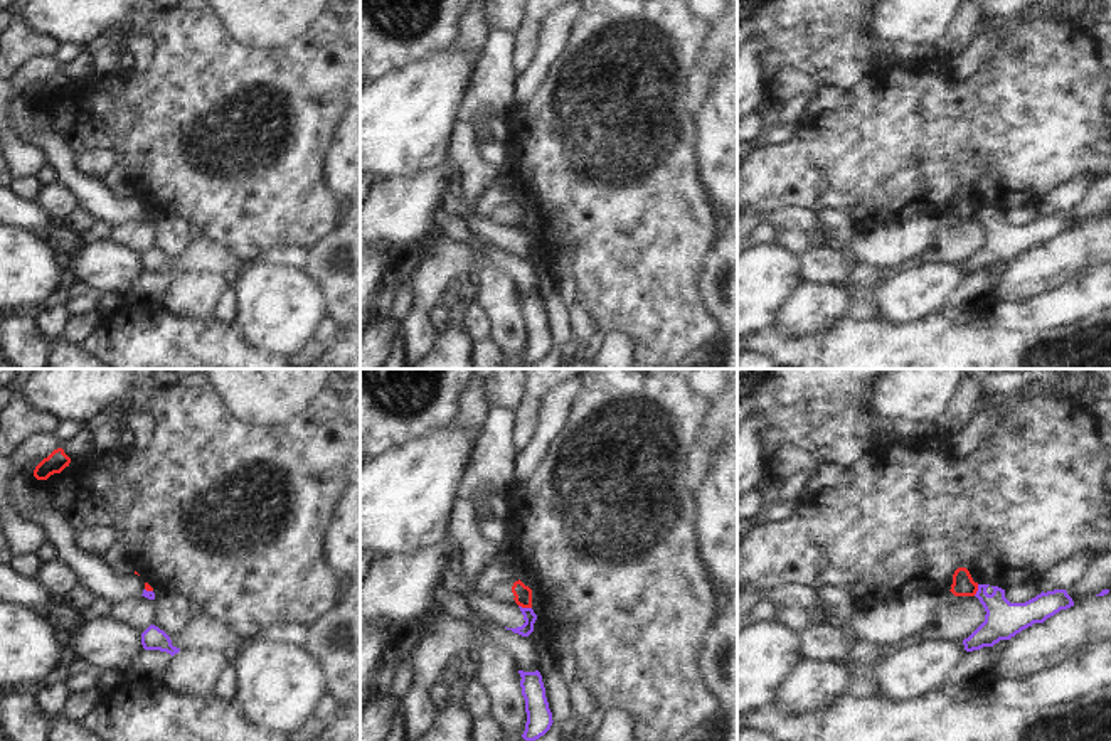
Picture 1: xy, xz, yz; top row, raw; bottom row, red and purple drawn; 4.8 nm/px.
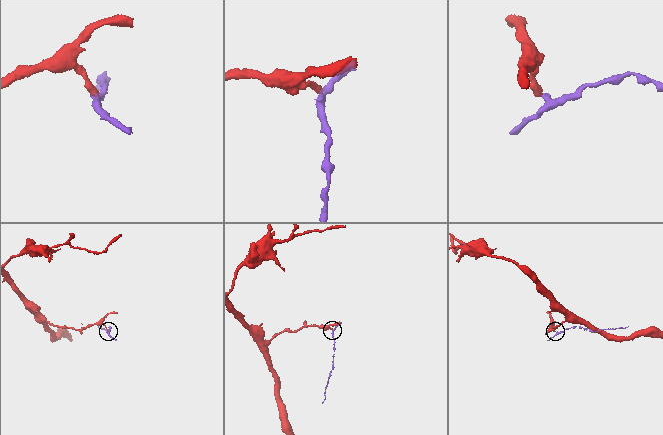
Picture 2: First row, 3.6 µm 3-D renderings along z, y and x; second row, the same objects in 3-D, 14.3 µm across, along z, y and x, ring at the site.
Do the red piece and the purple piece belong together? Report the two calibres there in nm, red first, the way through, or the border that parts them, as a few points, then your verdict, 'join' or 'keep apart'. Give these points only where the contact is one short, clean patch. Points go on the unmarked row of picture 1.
90/60 nm | along xz (519, 228), (531, 231) | keep apart

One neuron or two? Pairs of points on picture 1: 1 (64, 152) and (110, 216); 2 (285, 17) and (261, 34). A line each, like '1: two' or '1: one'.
1: one
2: one

